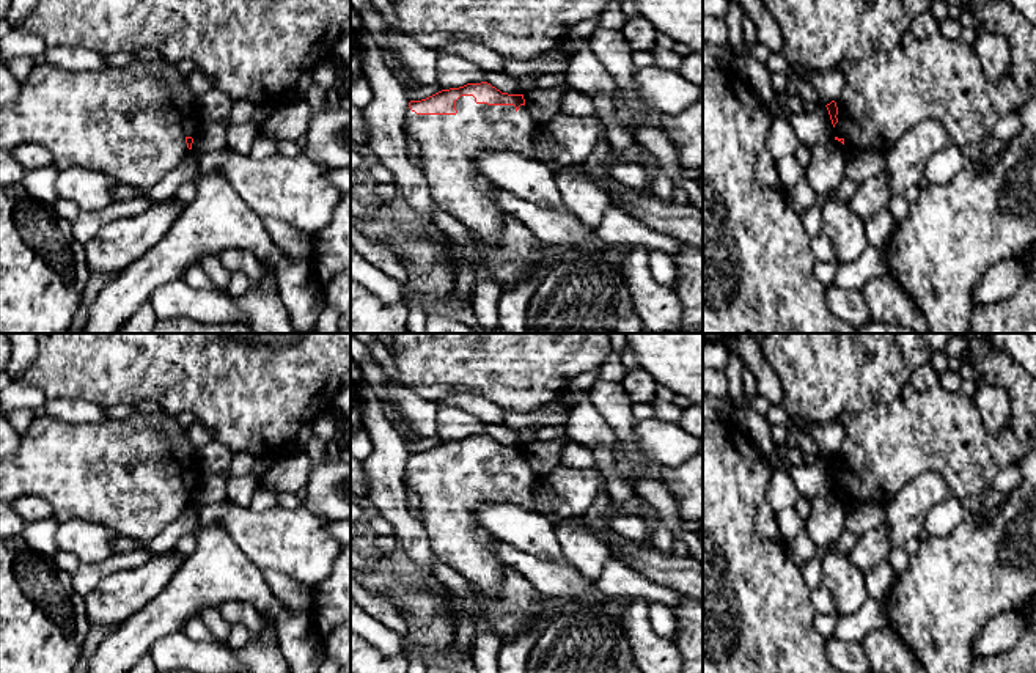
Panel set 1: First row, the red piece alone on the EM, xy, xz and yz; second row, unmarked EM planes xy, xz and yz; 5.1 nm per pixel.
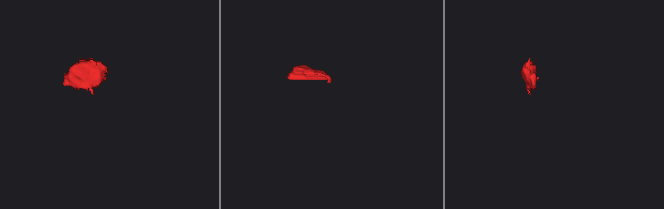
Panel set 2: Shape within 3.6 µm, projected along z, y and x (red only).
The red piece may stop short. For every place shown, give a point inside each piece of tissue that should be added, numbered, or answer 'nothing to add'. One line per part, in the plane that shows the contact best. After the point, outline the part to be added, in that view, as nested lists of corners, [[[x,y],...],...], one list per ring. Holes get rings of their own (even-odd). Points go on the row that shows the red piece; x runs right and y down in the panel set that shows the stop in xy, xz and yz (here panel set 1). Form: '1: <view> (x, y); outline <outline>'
1: xz (448, 143); outline [[[473,96],[456,101],[456,115],[417,115],[406,110],[404,132],[420,146],[423,173],[439,208],[453,215],[467,230],[479,234],[490,247],[497,247],[508,214],[498,206],[498,189],[475,165],[475,154],[489,149],[505,149],[536,157],[535,131],[538,121],[525,105],[476,104]]]

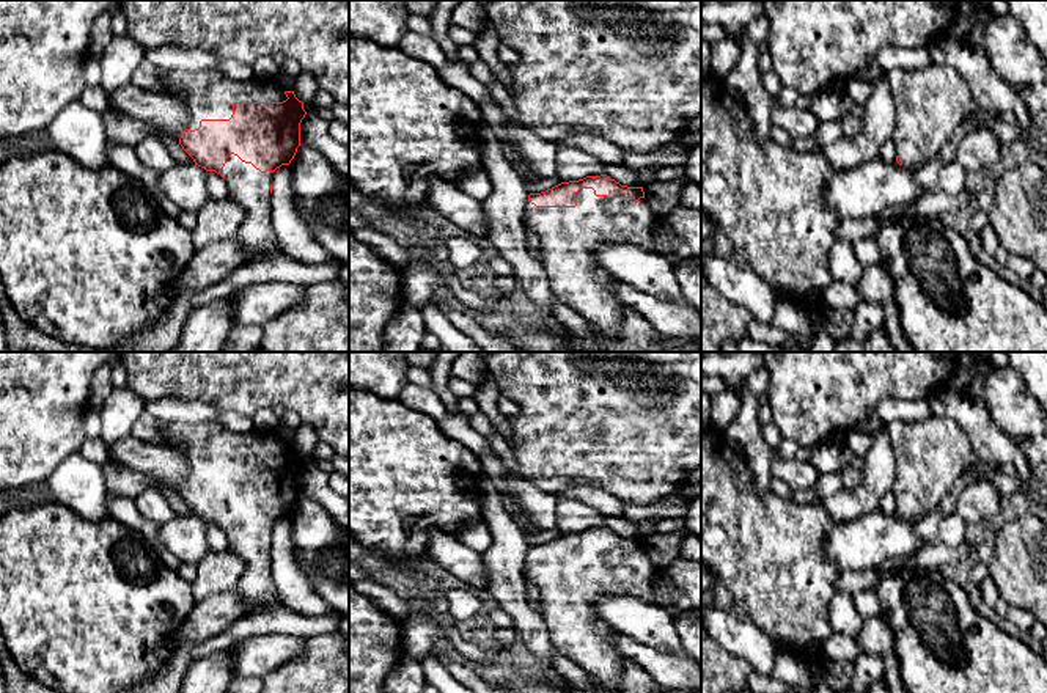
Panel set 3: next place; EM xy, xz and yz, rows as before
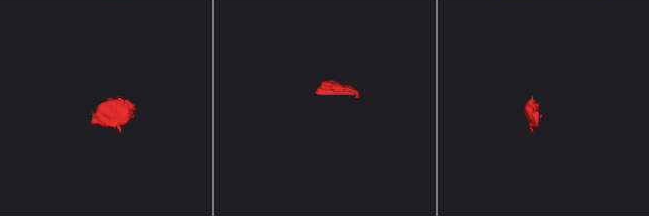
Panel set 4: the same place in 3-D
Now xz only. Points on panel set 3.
1: xz (568, 236); outline [[[593,189],[575,193],[575,207],[536,207],[525,203],[524,225],[539,239],[542,266],[558,300],[572,308],[586,322],[599,327],[610,339],[616,339],[627,306],[618,299],[618,281],[594,258],[594,247],[608,242],[624,242],[656,250],[654,223],[657,214],[645,198],[596,196]]]

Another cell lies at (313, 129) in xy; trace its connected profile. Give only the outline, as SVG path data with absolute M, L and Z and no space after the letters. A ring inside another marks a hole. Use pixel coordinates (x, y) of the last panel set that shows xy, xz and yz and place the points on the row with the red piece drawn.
M308 112L300 123L300 143L319 151L336 173L349 182L349 145L332 138L325 118Z

